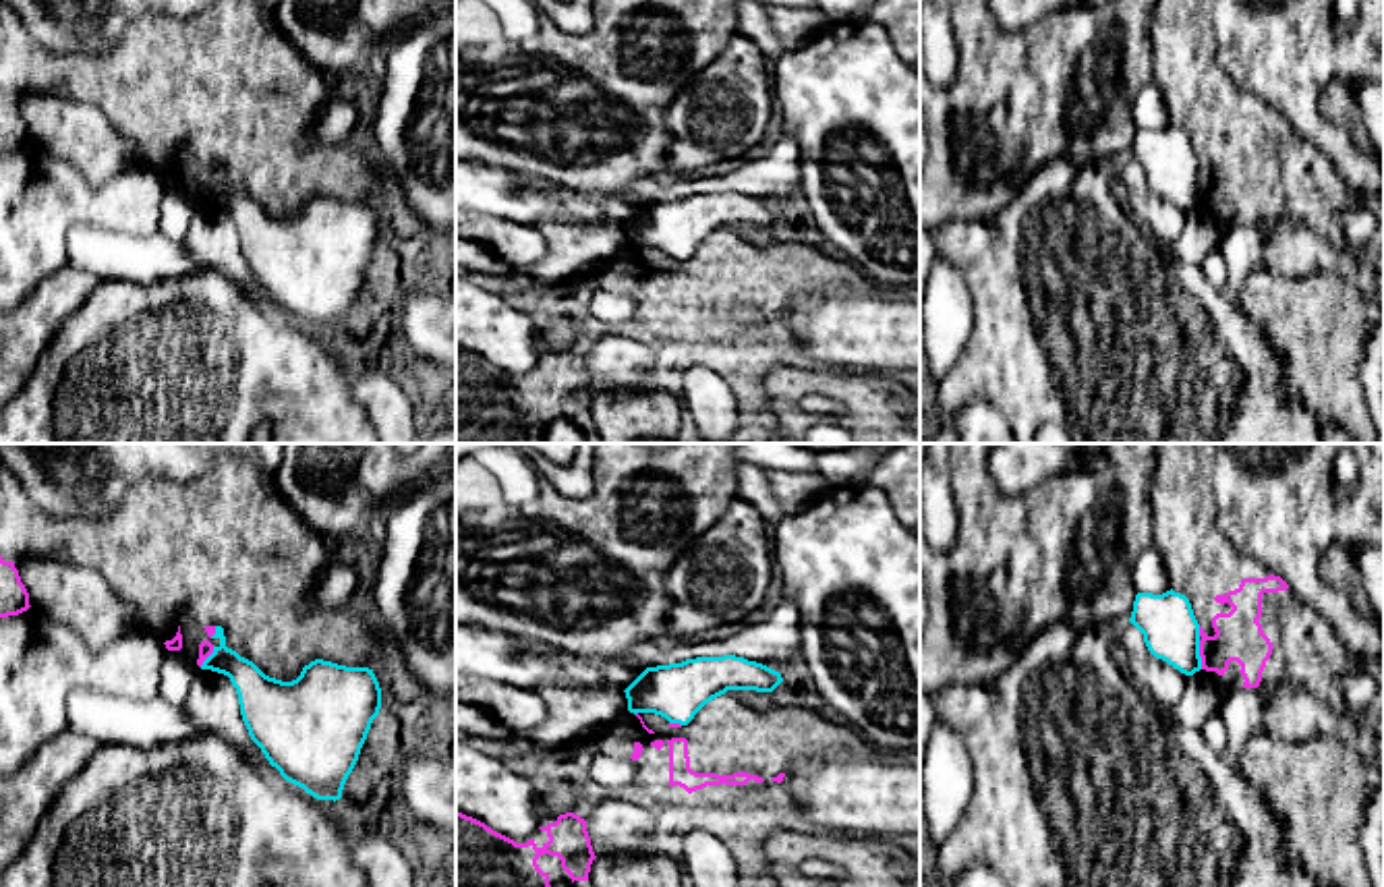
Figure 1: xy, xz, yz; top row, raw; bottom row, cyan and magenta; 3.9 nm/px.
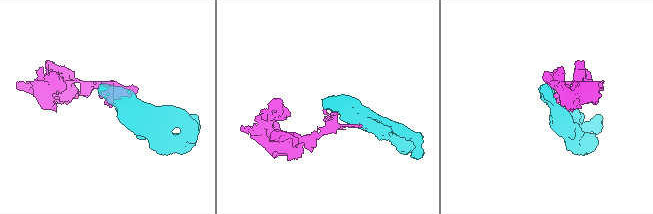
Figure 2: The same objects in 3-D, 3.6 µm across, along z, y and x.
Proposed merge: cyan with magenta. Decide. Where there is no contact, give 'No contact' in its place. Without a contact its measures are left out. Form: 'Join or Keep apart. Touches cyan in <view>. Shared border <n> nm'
Keep apart. Touches cyan in yz. Shared border 110 nm

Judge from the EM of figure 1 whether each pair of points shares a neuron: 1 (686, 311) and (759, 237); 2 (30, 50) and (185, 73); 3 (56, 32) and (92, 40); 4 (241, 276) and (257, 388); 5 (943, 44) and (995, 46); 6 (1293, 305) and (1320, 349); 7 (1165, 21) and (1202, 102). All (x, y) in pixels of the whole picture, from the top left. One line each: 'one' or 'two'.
1: two
2: one
3: one
4: two
5: two
6: one
7: one

